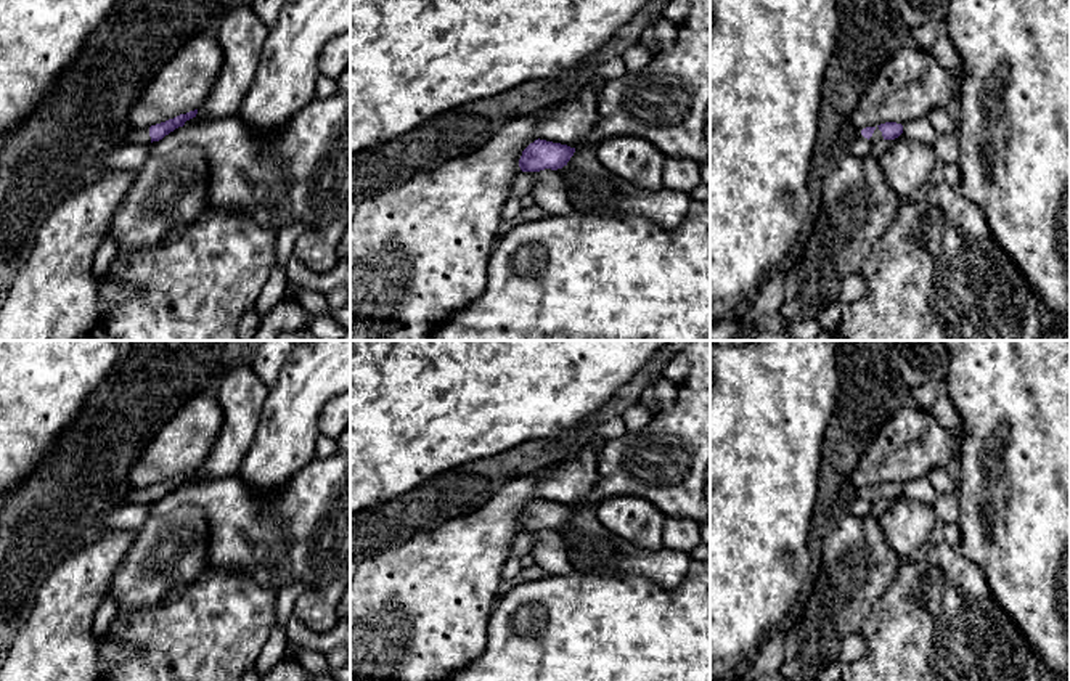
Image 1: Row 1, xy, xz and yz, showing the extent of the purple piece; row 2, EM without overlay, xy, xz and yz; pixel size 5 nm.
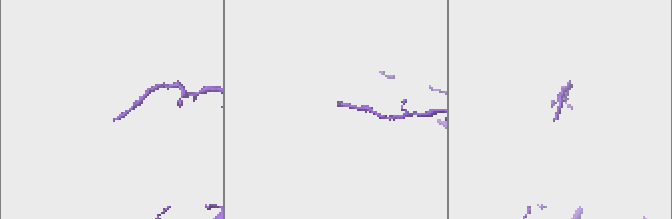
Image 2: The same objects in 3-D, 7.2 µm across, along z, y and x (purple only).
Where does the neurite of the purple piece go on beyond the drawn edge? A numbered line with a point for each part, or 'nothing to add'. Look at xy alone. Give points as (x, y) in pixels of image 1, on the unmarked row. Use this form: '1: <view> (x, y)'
1: xy (137, 495)

